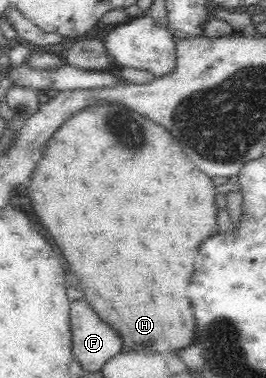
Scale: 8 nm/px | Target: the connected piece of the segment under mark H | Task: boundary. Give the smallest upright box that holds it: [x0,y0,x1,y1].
[26,104,218,352]

